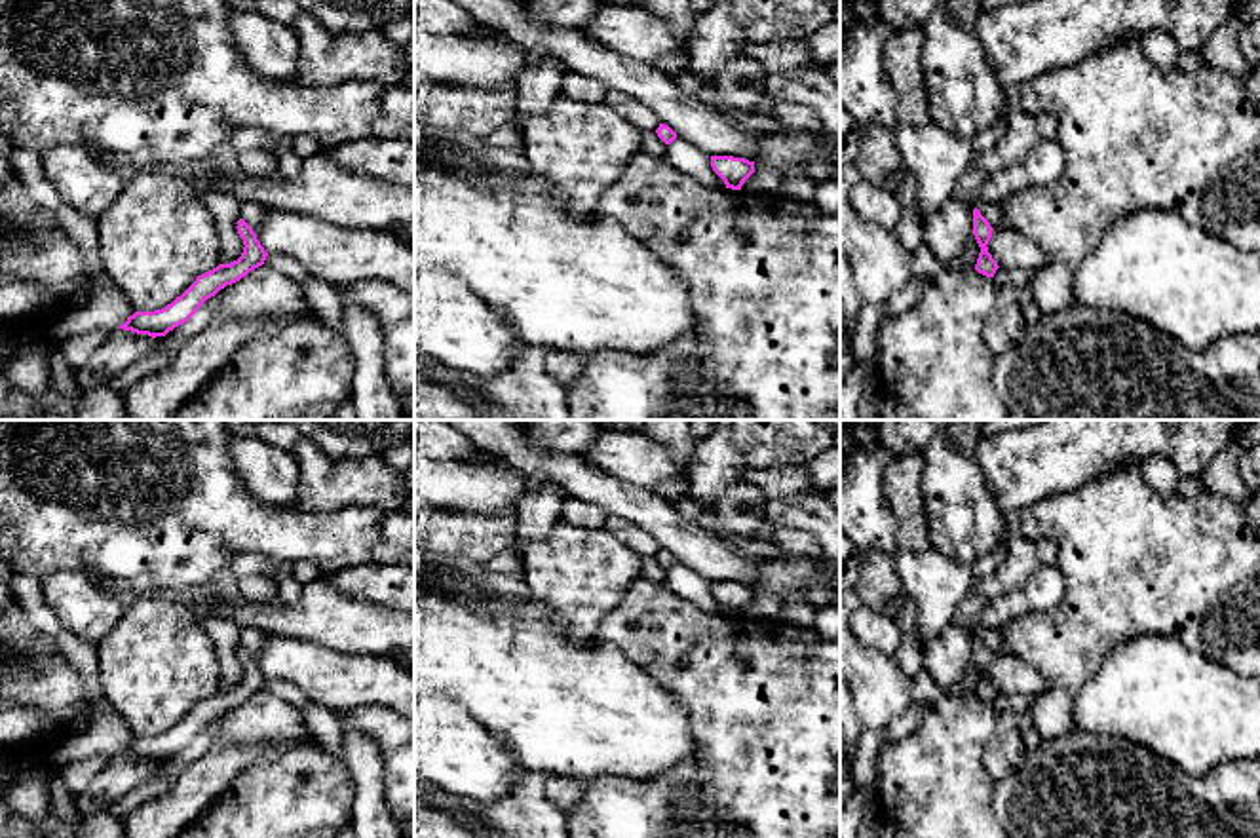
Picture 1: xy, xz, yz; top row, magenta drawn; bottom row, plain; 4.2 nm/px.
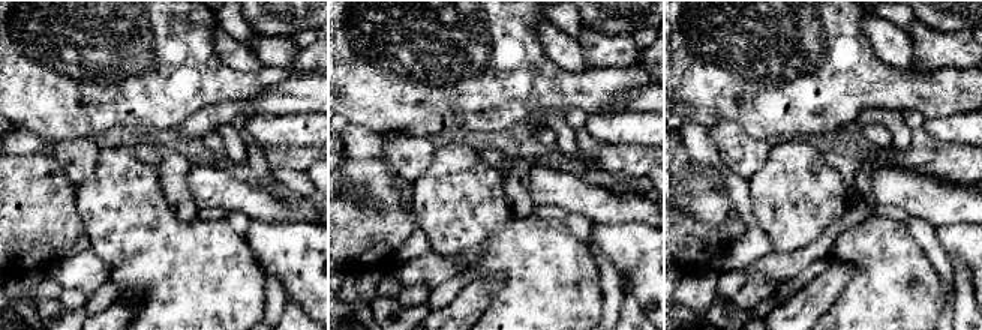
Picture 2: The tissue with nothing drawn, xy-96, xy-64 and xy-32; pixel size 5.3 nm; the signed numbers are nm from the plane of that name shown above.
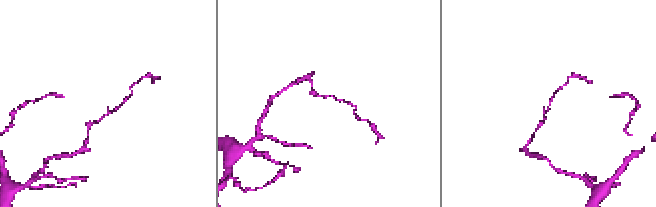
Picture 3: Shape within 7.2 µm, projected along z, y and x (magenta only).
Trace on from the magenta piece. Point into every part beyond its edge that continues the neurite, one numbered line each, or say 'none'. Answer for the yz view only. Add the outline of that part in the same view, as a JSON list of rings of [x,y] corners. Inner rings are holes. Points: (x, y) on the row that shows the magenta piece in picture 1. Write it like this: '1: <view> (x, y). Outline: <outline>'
1: yz (968, 259). Outline: [[[971,238],[960,257],[950,262],[950,270],[973,270],[979,258],[981,247],[975,238]]]

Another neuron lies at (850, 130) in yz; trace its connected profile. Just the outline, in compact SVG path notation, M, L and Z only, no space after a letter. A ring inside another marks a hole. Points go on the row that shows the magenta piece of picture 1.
M840 105L840 165L855 163L863 125Z

